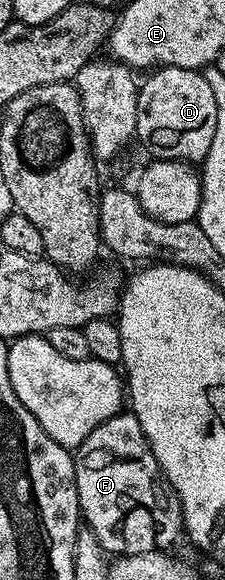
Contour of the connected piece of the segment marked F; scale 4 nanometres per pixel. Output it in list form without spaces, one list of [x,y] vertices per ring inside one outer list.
[[[120,412],[104,420],[104,424],[97,426],[88,440],[84,440],[84,444],[76,447],[74,475],[81,521],[94,533],[96,540],[100,540],[107,555],[147,554],[159,548],[170,548],[178,534],[180,538],[183,533],[180,500],[166,483],[160,464],[144,436],[144,428],[140,428],[140,420],[136,420],[132,412]]]

